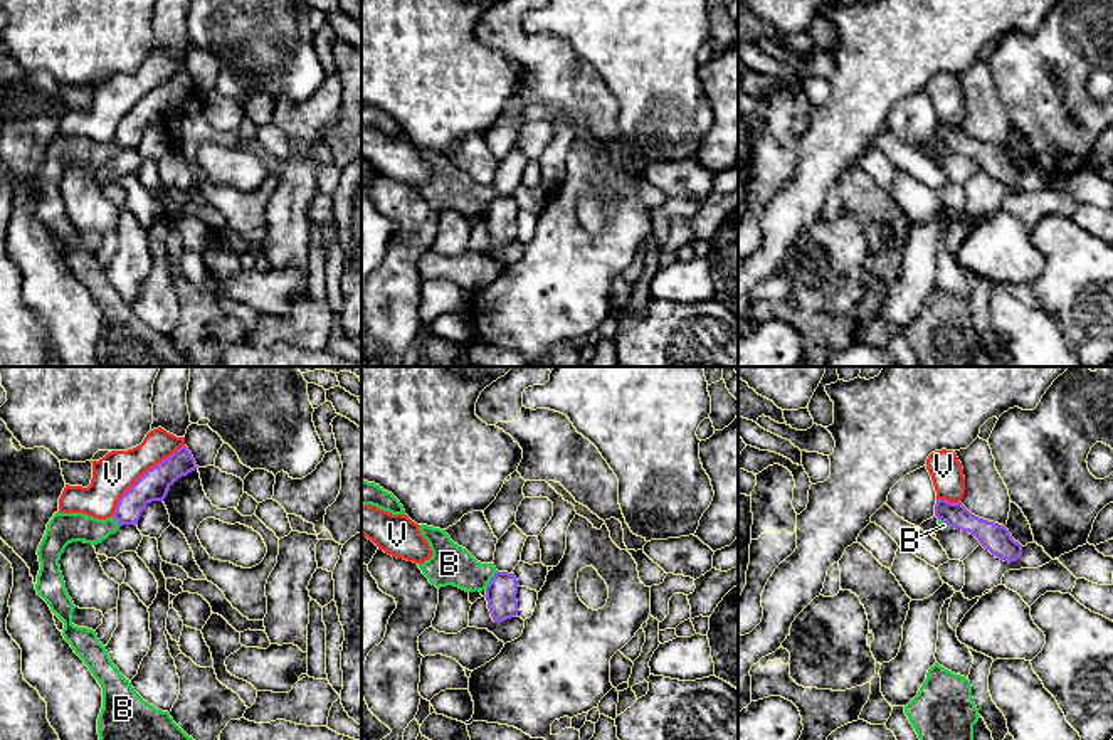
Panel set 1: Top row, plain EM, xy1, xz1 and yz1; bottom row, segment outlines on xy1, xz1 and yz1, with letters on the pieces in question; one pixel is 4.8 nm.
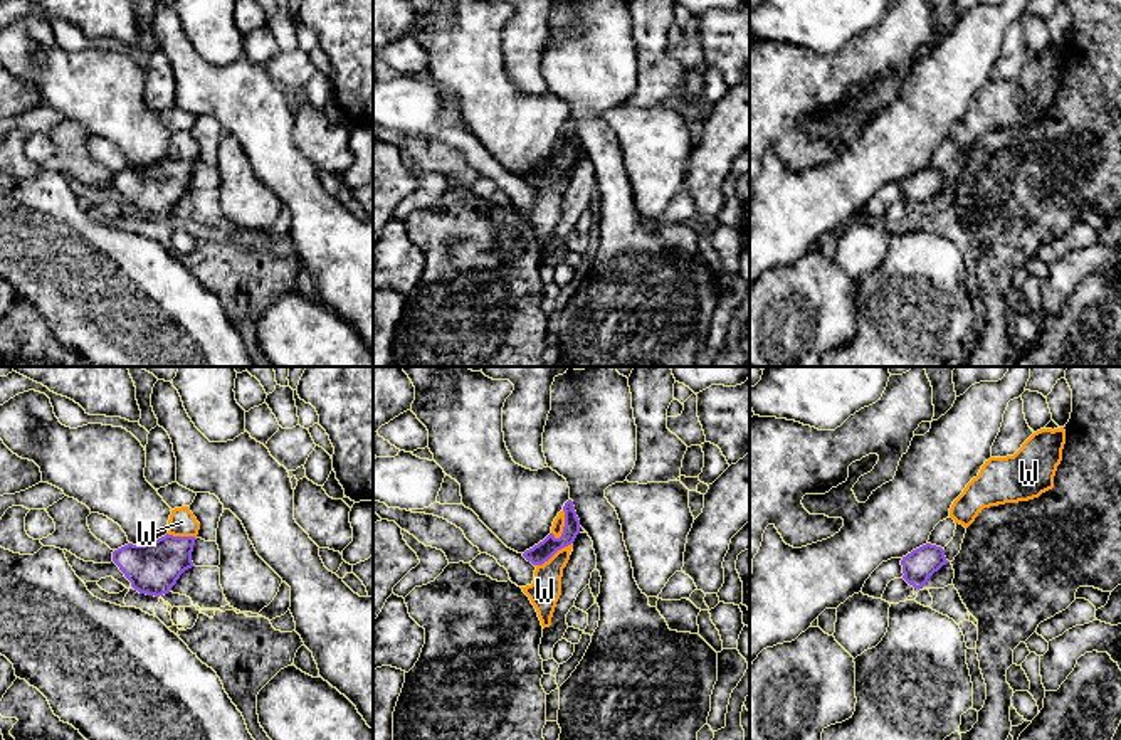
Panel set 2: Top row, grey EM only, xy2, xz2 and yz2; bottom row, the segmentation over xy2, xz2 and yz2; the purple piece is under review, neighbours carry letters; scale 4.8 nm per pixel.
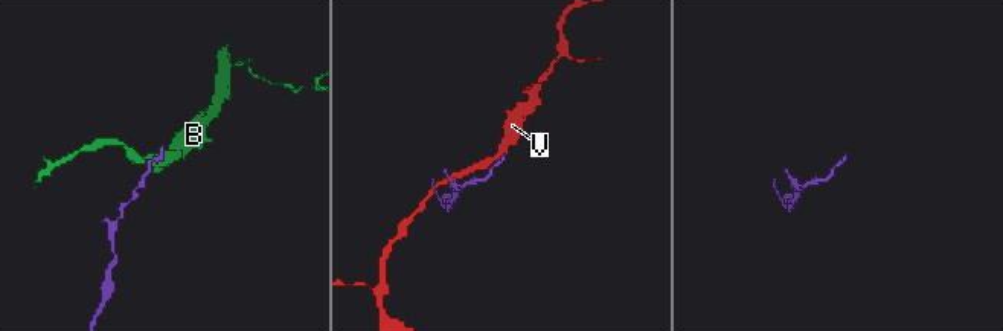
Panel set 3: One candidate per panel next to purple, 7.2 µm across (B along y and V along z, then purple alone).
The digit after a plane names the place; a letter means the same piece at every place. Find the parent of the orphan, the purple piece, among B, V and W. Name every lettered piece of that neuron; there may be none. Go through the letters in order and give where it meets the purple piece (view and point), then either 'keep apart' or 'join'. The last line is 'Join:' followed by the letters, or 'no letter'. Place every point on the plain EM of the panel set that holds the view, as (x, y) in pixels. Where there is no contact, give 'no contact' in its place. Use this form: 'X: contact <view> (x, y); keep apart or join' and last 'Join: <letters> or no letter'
B: contact xz1 (491, 204); keep apart
V: contact xy1 (143, 98); keep apart
W: contact xz2 (553, 177); keep apart
Join: no letter

